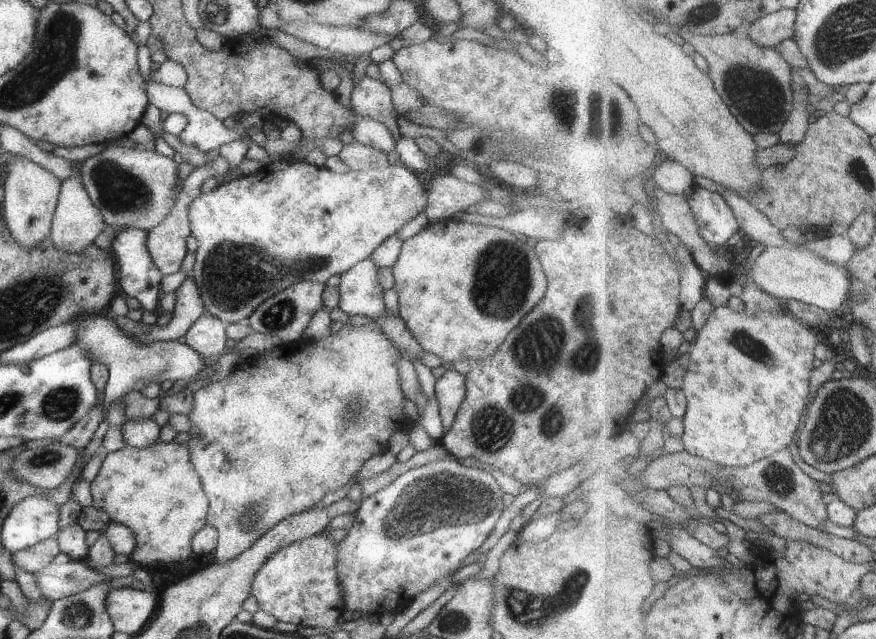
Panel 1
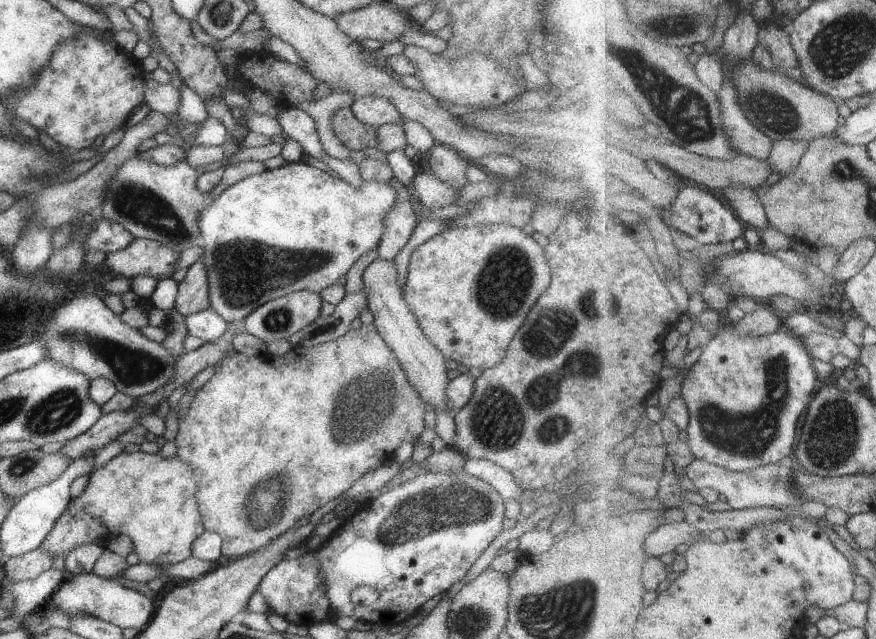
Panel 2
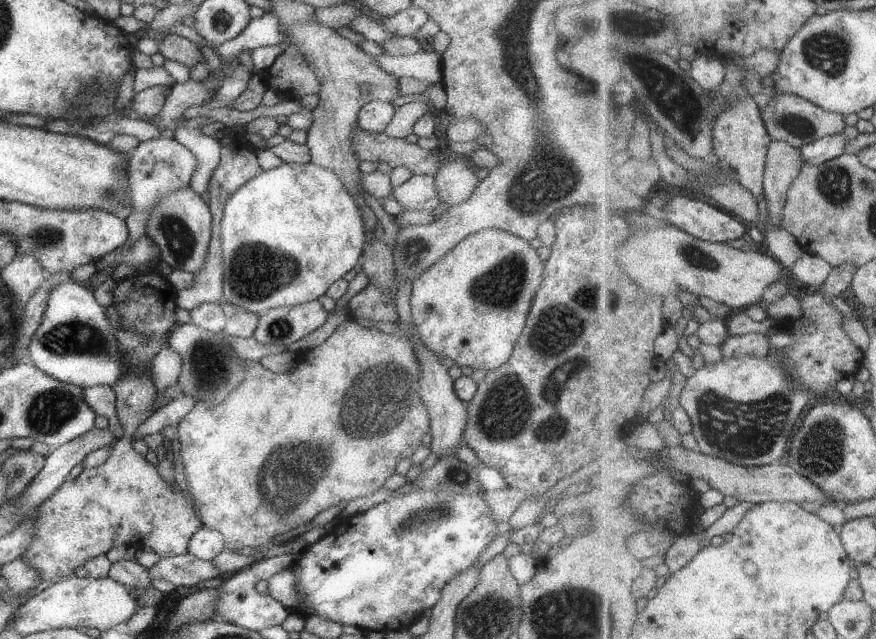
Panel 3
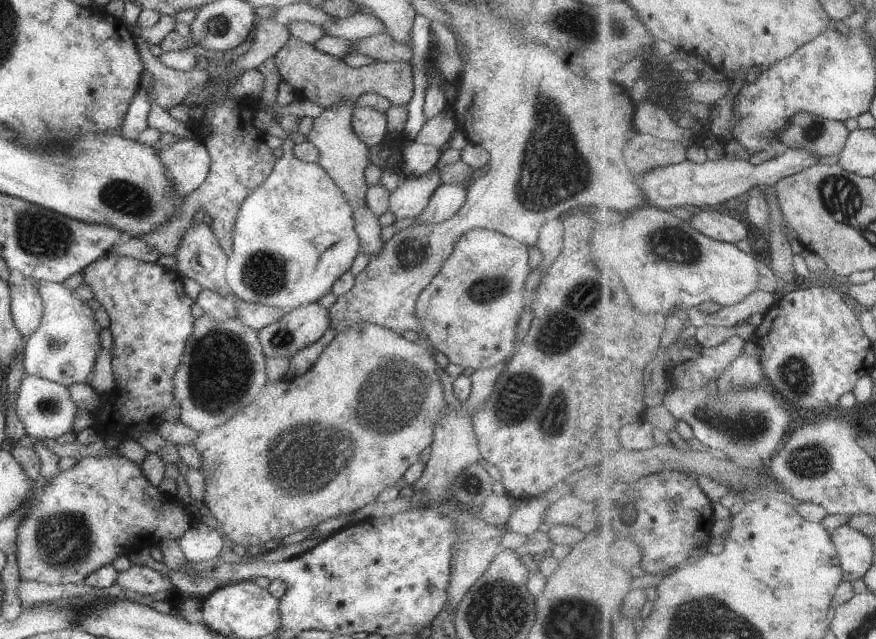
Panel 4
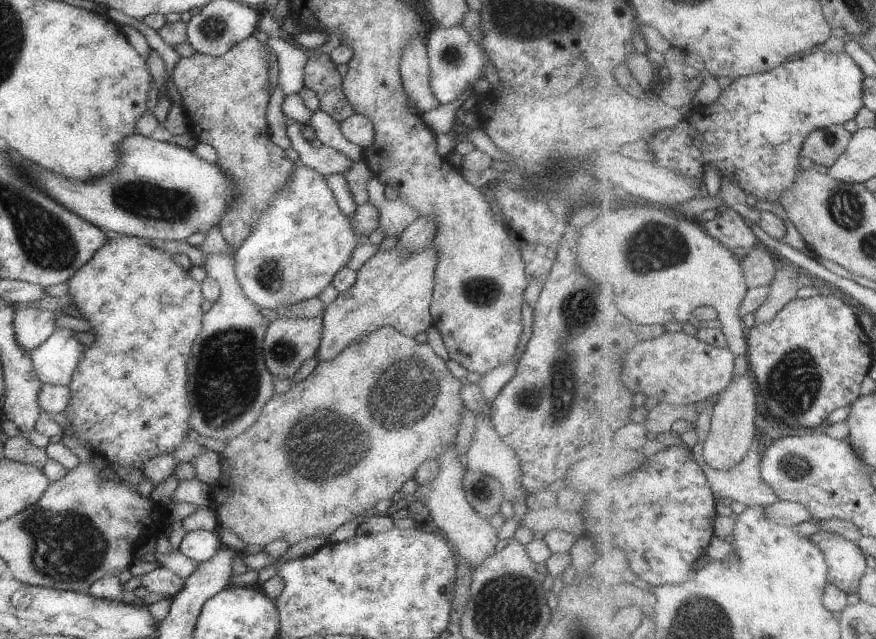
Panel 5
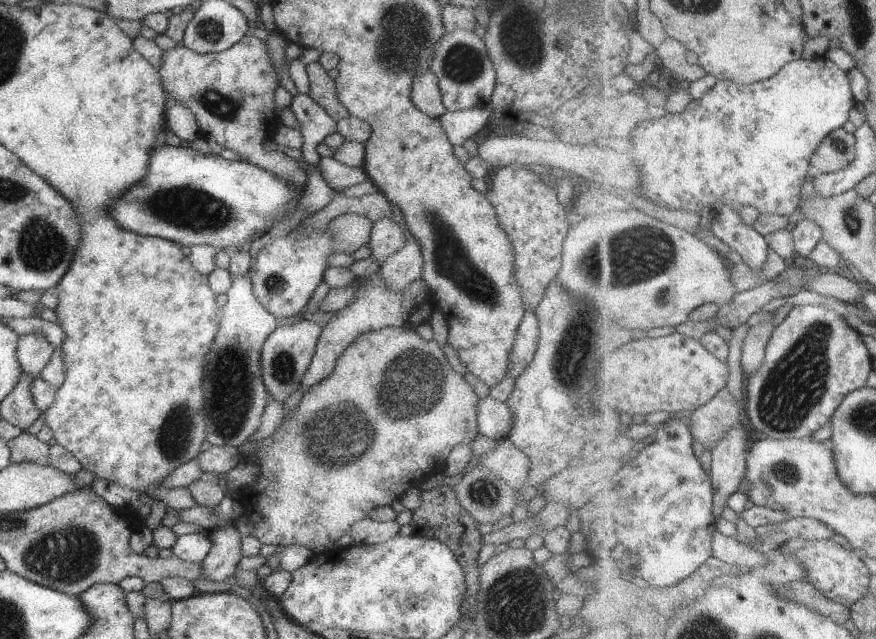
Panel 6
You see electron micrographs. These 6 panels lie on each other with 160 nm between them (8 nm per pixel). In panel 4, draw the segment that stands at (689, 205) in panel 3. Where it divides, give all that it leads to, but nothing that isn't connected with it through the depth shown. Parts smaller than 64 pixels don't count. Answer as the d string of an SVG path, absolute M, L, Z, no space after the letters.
M700 209L699 212L695 211L691 220L688 221L695 230L717 241L735 244L749 239L747 226L733 215Z

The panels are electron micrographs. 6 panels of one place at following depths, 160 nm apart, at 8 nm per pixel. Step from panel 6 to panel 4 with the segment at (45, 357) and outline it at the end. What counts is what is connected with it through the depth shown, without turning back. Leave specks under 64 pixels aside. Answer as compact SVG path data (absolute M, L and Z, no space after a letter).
M11 271L6 281L9 288L9 314L24 340L39 327L43 304L37 292L37 280Z

